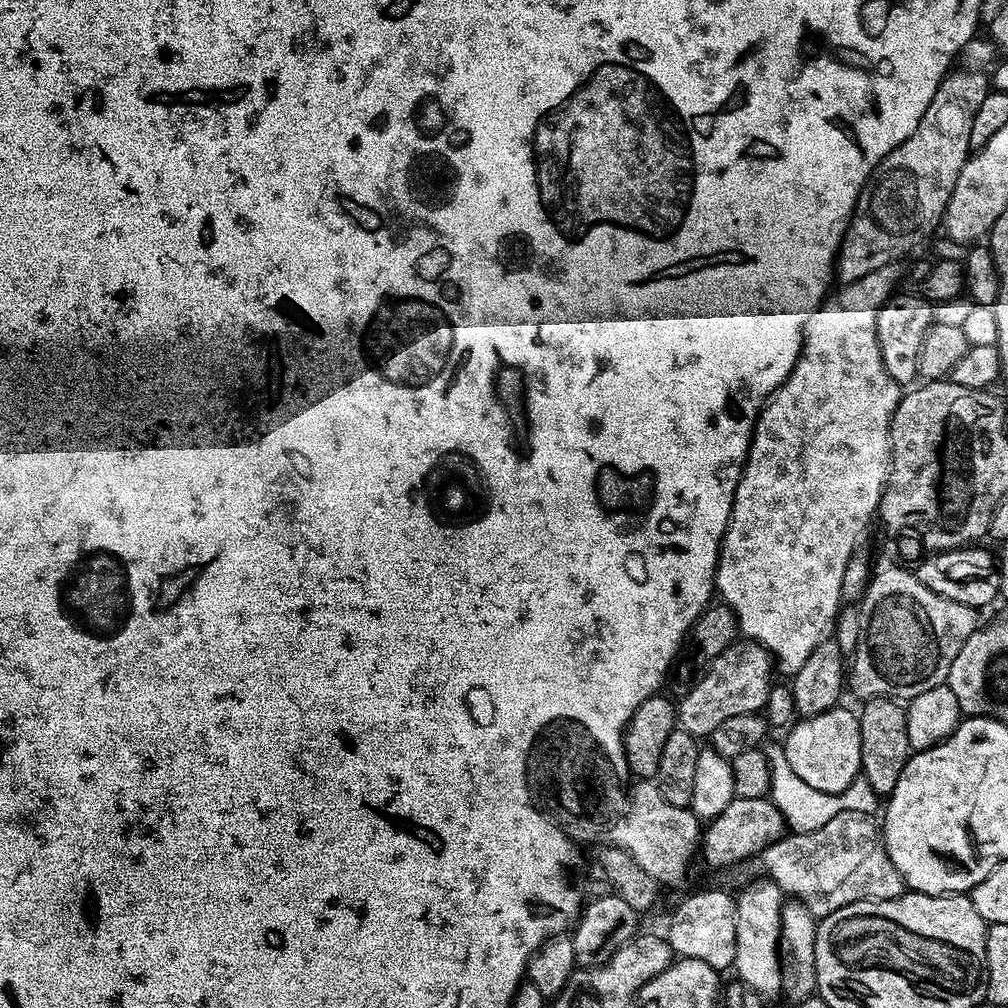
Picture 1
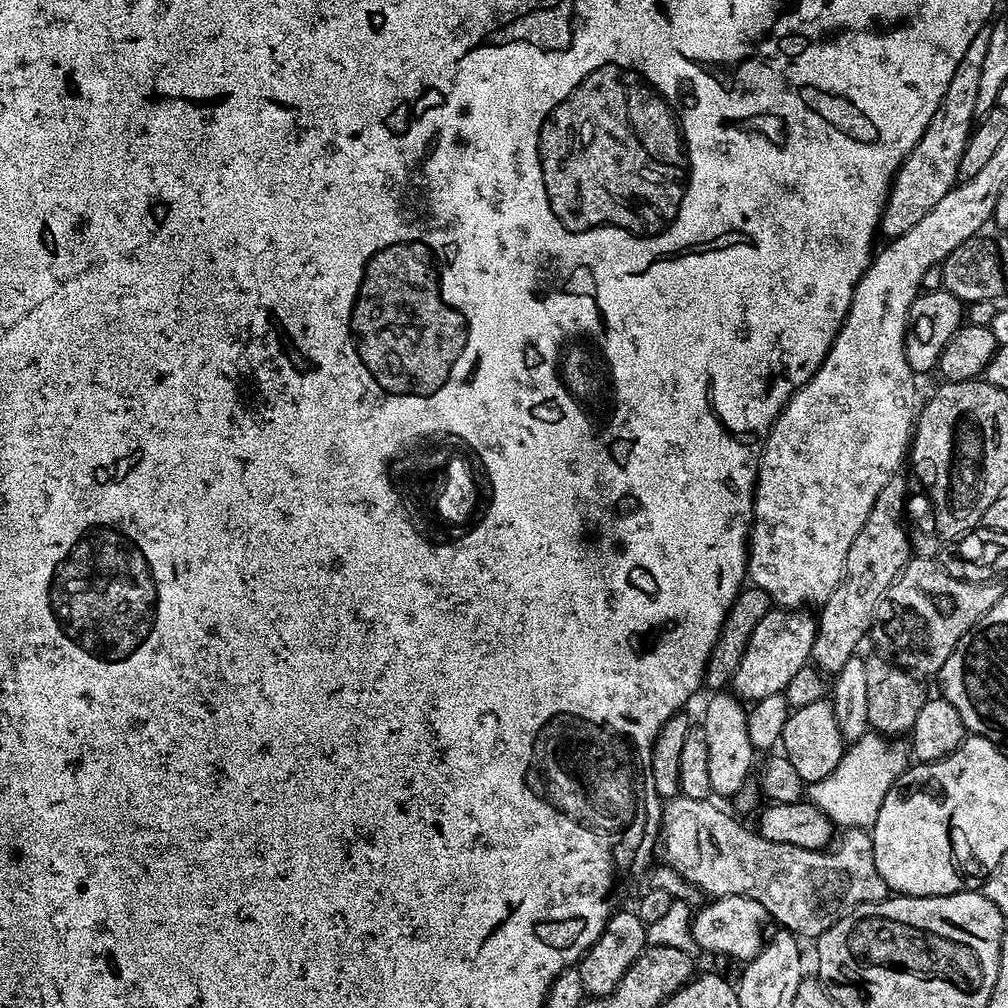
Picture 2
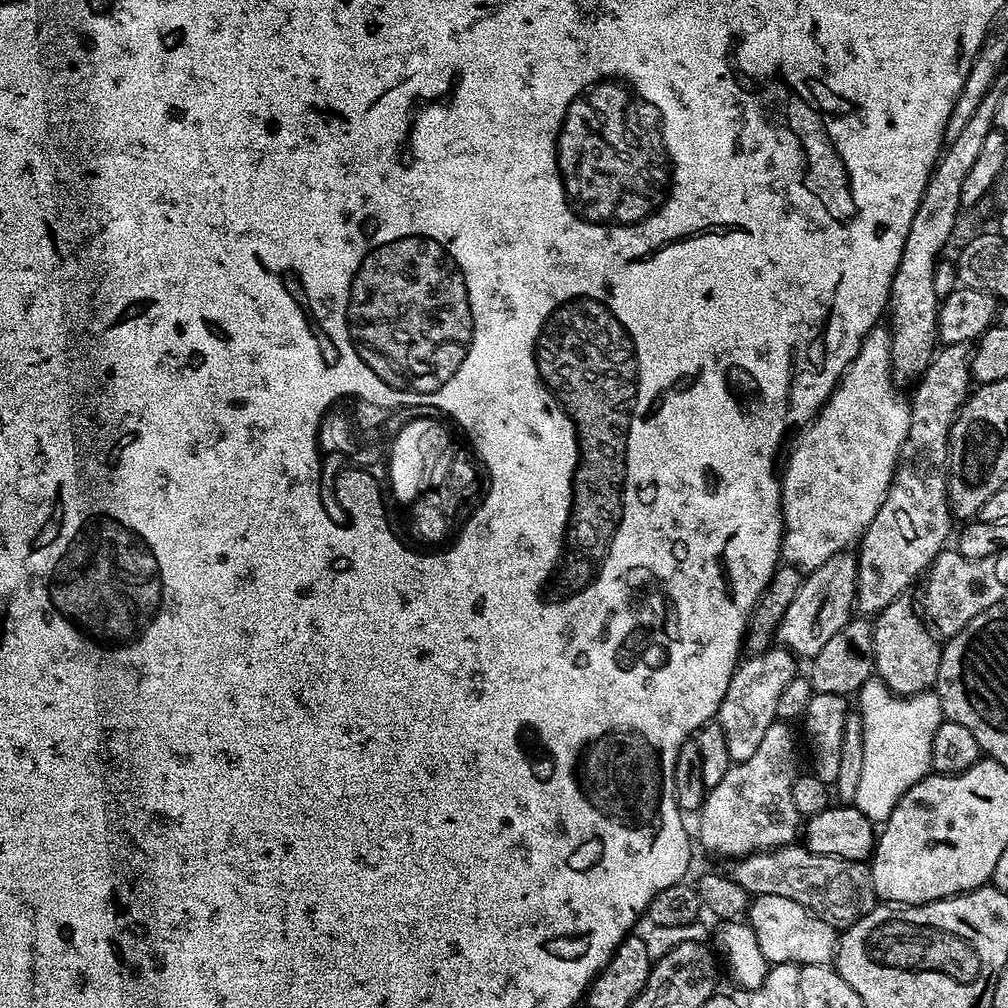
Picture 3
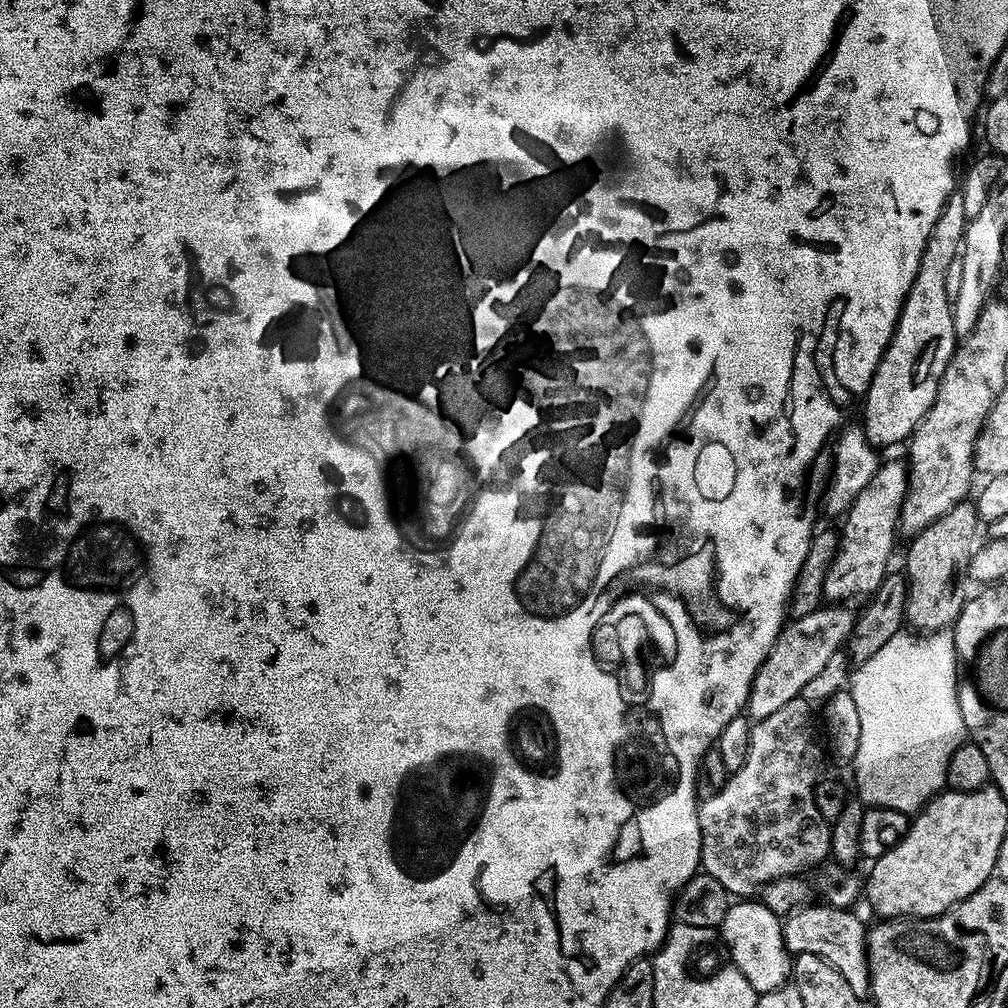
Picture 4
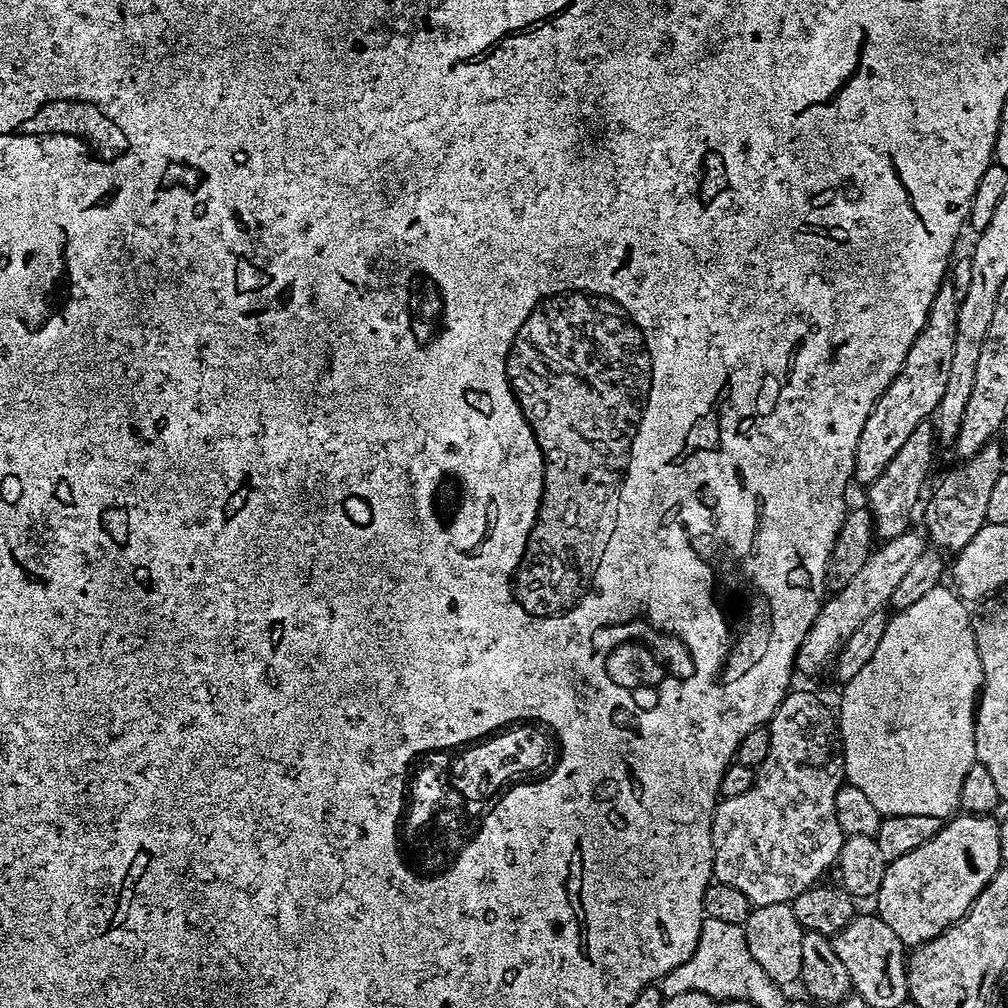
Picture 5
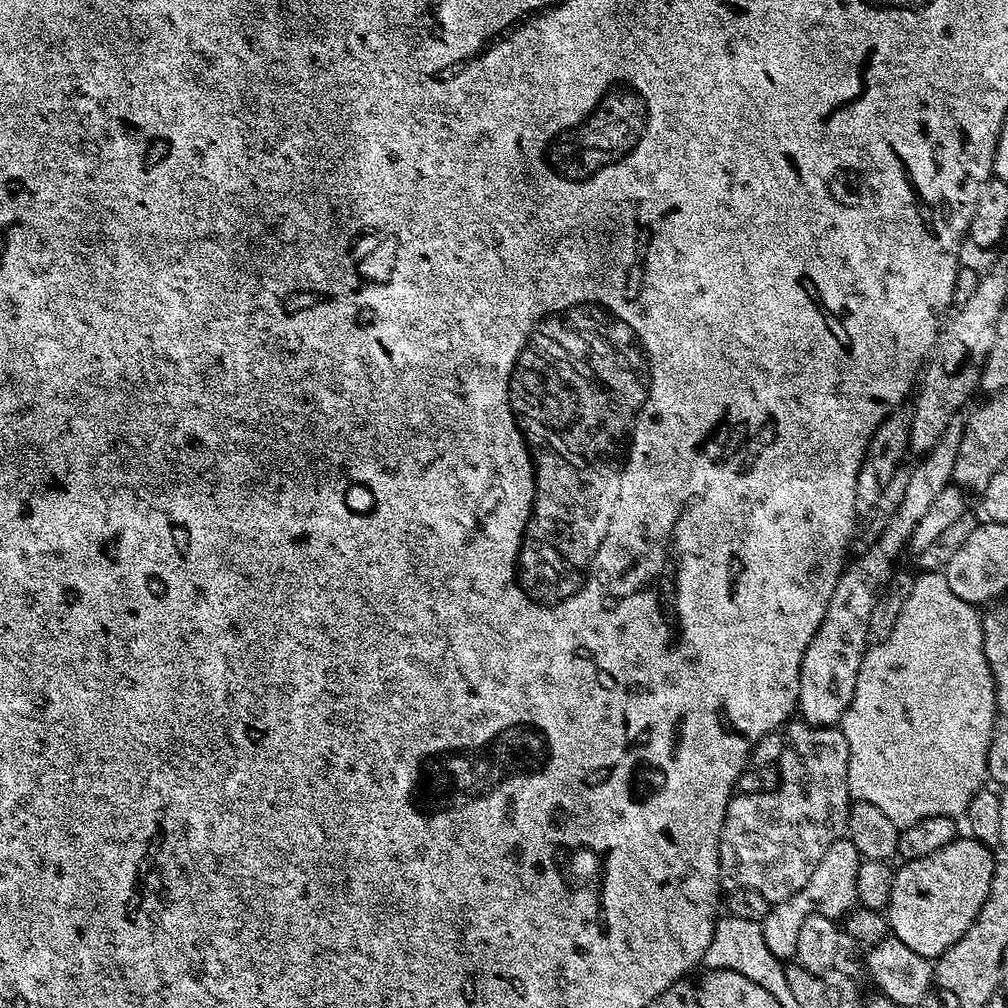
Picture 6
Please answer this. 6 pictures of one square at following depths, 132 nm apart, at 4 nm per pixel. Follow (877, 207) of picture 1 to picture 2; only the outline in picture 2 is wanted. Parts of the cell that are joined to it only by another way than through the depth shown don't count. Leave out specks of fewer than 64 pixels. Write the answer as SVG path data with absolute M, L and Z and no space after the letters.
M984 25L970 46L966 48L966 54L958 62L958 70L954 70L952 84L946 86L946 94L934 110L934 118L930 118L930 126L922 134L922 138L910 150L908 157L904 159L904 165L896 174L888 203L884 206L882 217L882 232L885 237L895 238L906 234L910 226L922 222L938 201L956 187L958 181L958 162L962 162L962 150L966 150L968 136L974 127L975 112L973 104L977 100L979 75L982 74L983 59L986 58L987 47L992 33L991 25Z

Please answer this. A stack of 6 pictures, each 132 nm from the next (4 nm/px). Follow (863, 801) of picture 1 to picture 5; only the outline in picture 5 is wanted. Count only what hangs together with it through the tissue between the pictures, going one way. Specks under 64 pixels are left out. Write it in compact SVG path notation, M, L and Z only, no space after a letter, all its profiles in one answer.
M938 586L930 590L930 594L922 594L914 606L906 606L895 613L889 624L883 625L881 642L878 644L874 656L870 658L866 666L854 678L843 685L844 697L838 707L838 723L840 726L840 738L844 742L844 774L847 783L858 786L870 802L880 811L881 817L897 816L898 814L930 814L934 818L943 821L951 817L960 807L960 795L962 794L962 782L966 774L977 763L976 759L976 710L978 697L984 683L984 667L978 654L974 620L968 617L969 605L951 587Z

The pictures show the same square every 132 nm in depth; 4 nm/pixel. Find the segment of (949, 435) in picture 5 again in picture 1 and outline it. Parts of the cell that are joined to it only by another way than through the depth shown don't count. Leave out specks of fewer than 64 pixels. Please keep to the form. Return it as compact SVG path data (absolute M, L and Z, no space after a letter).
M737 639L736 643L731 644L726 650L722 650L722 654L718 654L718 658L707 661L705 668L708 669L701 674L700 681L681 700L679 698L676 710L678 727L697 738L711 737L713 730L721 722L726 722L726 718L734 718L737 714L746 714L747 712L759 713L763 709L767 696L774 685L774 679L772 679L772 672L774 673L772 653L752 640Z

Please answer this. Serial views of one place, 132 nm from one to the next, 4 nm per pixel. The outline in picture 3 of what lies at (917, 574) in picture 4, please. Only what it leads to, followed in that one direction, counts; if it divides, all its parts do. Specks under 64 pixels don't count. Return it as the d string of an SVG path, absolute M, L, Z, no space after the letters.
M902 595L894 602L890 602L890 606L875 613L872 624L872 657L876 663L874 672L880 683L889 688L896 696L916 696L920 692L929 691L938 678L942 651L941 641L930 631L929 625L922 619L917 605L913 601L911 604L908 599L907 595Z

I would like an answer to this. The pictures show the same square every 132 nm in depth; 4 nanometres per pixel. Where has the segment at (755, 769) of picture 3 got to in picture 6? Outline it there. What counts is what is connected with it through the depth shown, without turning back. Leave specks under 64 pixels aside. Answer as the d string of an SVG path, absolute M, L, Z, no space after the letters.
M792 718L787 721L782 735L784 745L782 746L780 757L777 758L774 765L776 771L779 772L779 784L774 790L770 790L769 793L750 794L749 796L733 795L724 811L724 820L720 824L720 841L716 847L719 887L724 890L734 888L738 890L754 890L754 894L762 894L762 898L766 898L770 902L786 900L801 890L826 850L830 848L834 841L841 839L845 835L848 827L848 809L850 807L850 797L848 795L848 747L844 745L844 734L839 727L819 728L813 724L806 723L805 720Z

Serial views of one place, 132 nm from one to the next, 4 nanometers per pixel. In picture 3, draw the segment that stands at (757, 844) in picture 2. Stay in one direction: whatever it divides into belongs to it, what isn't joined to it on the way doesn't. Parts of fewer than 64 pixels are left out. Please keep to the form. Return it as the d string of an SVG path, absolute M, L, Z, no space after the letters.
M789 846L741 856L733 859L731 864L730 876L753 897L782 895L835 926L852 924L878 904L869 865L859 860L819 856L803 846Z

